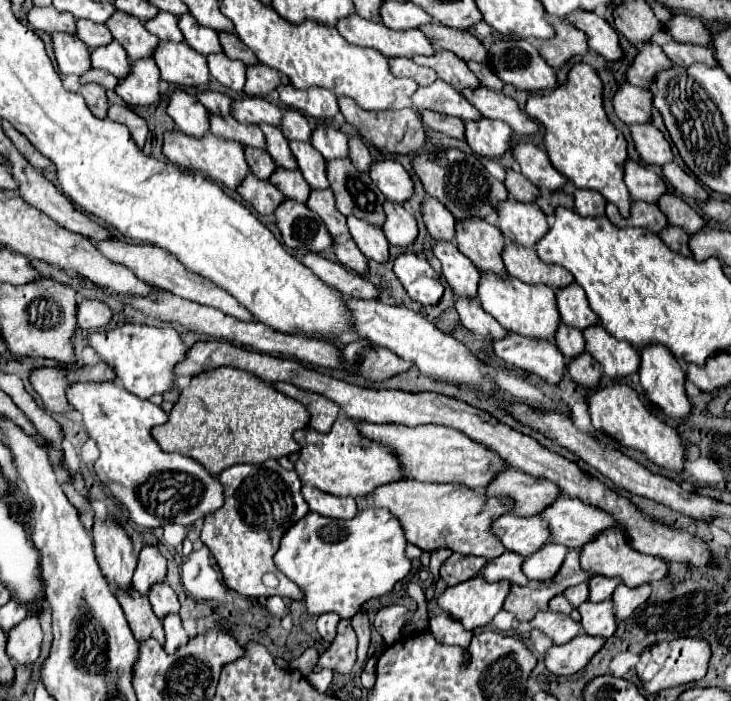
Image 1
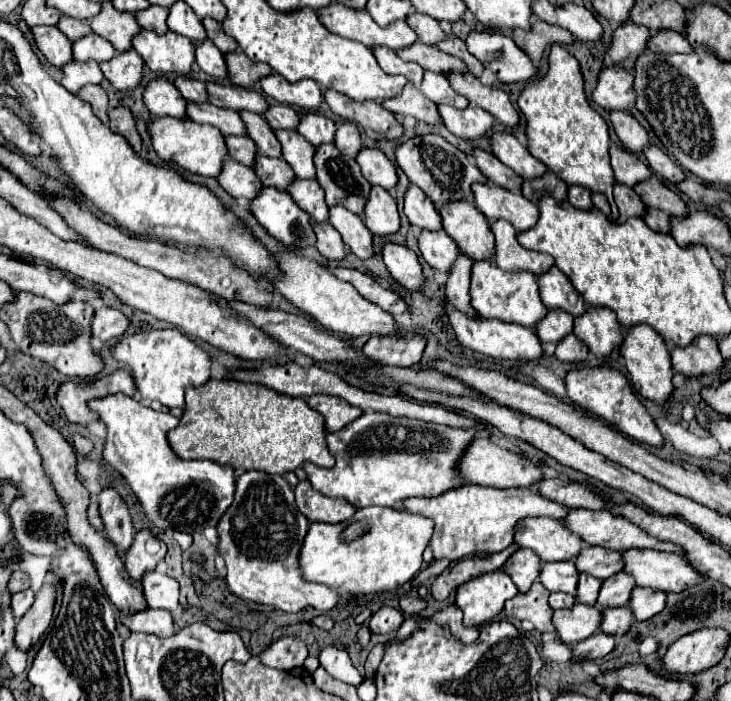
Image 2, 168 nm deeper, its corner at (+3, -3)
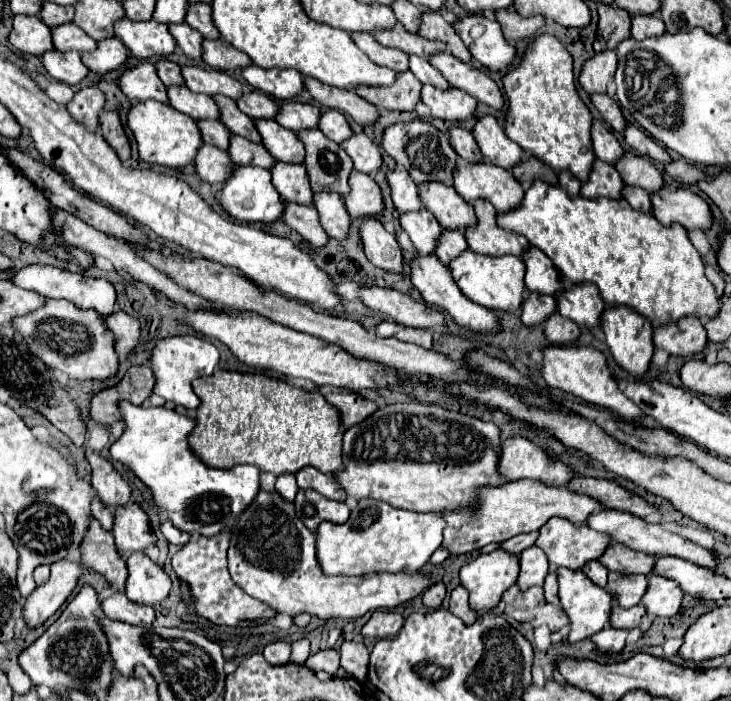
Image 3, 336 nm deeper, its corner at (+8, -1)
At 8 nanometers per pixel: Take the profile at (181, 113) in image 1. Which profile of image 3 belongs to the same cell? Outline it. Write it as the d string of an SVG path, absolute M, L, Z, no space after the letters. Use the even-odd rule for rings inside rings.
M140 62L138 66L124 70L118 80L118 86L130 102L146 102L150 98L158 102L168 102L166 86L156 76L156 68L152 62Z

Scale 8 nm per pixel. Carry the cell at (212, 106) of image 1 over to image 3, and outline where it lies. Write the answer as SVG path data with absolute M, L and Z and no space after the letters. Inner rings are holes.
M160 58L160 60L154 62L154 66L156 66L156 74L160 76L160 80L166 86L170 86L170 84L184 84L184 80L180 78L180 66L178 64L174 64L174 62L166 60L166 58Z

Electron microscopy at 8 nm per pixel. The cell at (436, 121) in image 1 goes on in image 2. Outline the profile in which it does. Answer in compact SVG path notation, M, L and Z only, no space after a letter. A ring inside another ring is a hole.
M407 84L405 90L397 98L389 98L389 102L383 102L383 106L395 114L413 116L419 122L425 124L441 124L441 116L437 112L437 106L433 102L427 102L427 98L421 94L421 90L413 84Z

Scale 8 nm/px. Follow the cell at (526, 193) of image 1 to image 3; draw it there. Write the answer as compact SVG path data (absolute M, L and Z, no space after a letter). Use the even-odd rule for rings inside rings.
M452 126L448 130L450 134L450 144L452 148L456 150L456 154L466 160L466 162L482 162L482 156L480 156L480 150L478 150L478 144L472 136L470 130L464 130L464 128L458 128L458 126Z

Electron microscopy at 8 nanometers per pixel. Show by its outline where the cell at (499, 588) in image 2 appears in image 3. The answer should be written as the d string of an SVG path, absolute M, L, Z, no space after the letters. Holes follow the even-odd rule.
M494 550L480 554L460 570L460 582L470 592L470 604L476 612L494 608L502 592L516 584L520 574L520 558L516 554Z

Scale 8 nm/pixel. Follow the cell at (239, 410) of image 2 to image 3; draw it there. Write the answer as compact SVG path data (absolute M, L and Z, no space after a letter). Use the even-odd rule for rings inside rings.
M216 370L208 378L196 378L192 386L202 406L196 410L198 426L188 440L196 456L208 466L228 470L240 464L254 464L276 476L298 472L304 466L314 466L326 474L336 474L344 468L340 410L326 404L318 390L306 392L264 374L228 370Z

